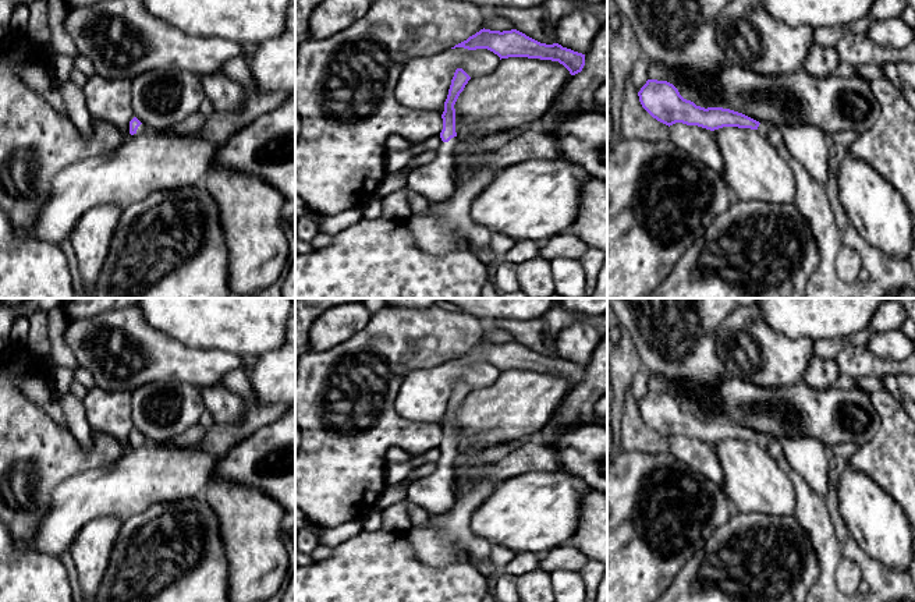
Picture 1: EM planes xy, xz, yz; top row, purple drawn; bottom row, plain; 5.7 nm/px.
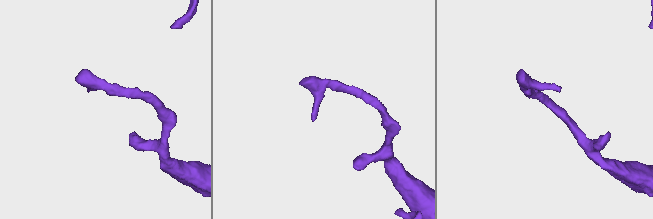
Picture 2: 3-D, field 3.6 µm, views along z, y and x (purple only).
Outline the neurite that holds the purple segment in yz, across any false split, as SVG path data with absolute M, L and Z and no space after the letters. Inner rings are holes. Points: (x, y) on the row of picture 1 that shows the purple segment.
M648 79L638 96L642 107L653 118L668 127L675 123L698 125L710 131L738 127L758 130L766 135L772 125L730 109L696 106L694 102L684 99L678 89L667 81Z

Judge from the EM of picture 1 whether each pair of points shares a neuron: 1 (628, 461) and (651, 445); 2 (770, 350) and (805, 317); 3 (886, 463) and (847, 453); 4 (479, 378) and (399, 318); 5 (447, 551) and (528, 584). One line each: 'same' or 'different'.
1: different
2: different
3: different
4: different
5: different

